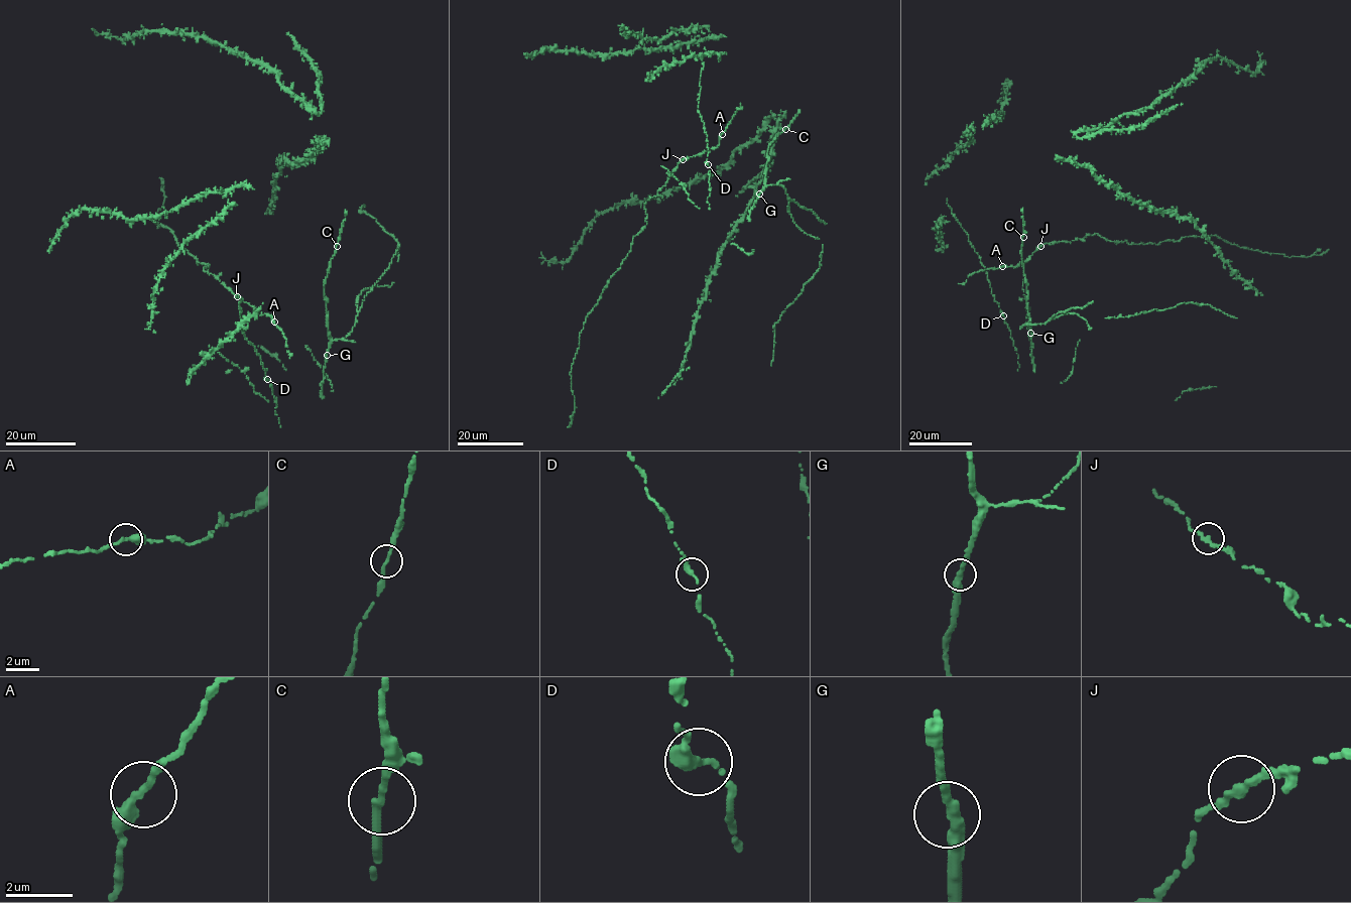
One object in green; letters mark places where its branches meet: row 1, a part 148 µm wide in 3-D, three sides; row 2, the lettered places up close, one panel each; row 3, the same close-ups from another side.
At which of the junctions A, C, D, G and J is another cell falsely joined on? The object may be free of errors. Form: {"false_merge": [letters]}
{"false_merge": []}

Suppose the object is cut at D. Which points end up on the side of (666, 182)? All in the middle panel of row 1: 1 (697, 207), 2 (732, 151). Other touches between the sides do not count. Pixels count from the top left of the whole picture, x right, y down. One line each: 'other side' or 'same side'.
1: same side
2: same side

